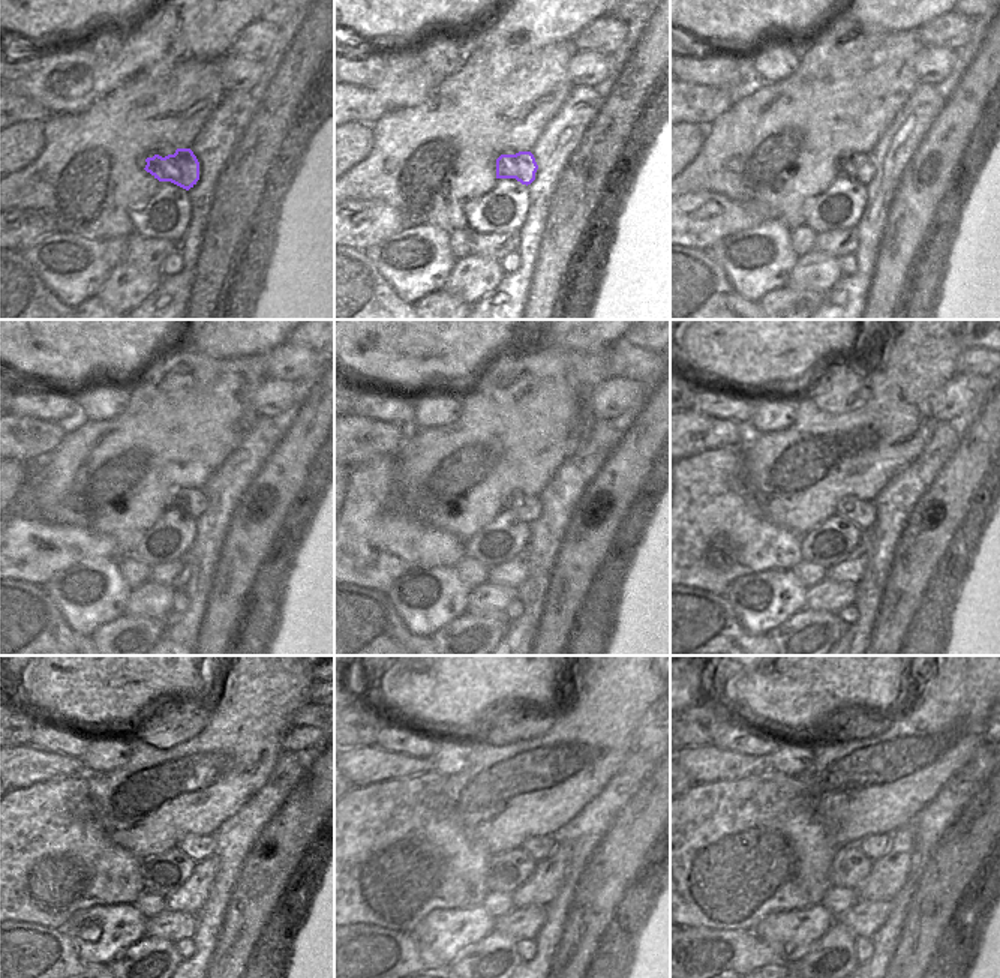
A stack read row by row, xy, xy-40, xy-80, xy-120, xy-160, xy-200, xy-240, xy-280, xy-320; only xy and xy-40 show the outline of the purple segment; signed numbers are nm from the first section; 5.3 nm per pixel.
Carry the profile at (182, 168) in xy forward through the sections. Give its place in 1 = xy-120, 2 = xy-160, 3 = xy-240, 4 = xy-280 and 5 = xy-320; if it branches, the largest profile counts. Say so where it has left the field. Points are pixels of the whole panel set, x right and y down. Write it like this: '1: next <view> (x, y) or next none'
1: next xy-120 (192, 503)
2: next xy-160 (526, 507)
3: next xy-240 (198, 848)
4: next xy-280 (538, 846)
5: next xy-320 (873, 846)

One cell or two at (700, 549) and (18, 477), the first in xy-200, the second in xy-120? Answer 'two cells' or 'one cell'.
two cells

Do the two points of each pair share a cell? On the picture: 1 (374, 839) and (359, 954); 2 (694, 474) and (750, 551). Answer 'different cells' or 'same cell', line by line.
1: different cells
2: same cell

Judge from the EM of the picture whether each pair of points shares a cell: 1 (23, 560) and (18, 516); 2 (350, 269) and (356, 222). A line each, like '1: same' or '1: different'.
1: same
2: different

